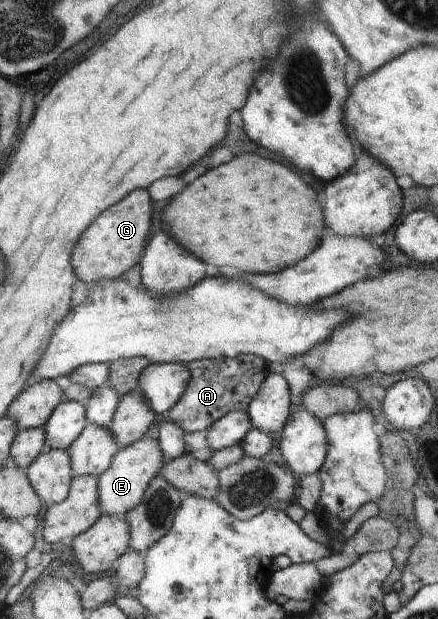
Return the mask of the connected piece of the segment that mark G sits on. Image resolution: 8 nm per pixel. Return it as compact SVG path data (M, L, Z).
M134 189L126 199L106 209L82 235L82 241L72 249L72 269L76 279L86 283L97 283L118 279L143 256L150 224L152 223L152 203L146 189Z

